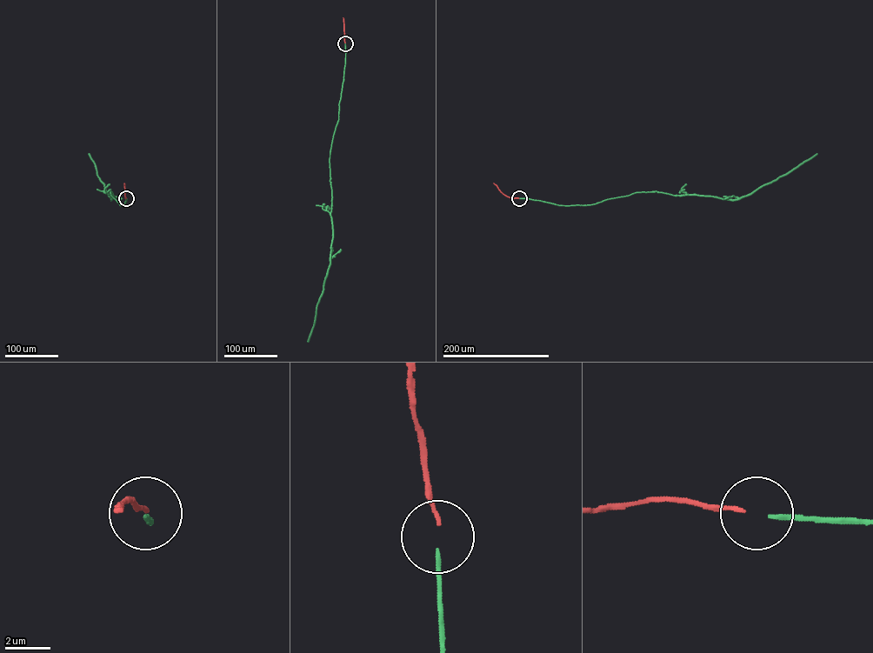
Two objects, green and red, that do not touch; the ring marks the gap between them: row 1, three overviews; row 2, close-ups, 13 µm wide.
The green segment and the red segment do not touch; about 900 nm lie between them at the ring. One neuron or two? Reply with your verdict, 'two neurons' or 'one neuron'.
one neuron

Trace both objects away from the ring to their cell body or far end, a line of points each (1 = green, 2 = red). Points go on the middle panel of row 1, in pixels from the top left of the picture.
1: (345, 43), (338, 120), (329, 158), (333, 237), (329, 265), (308, 342)
2: (345, 43), (343, 17)

